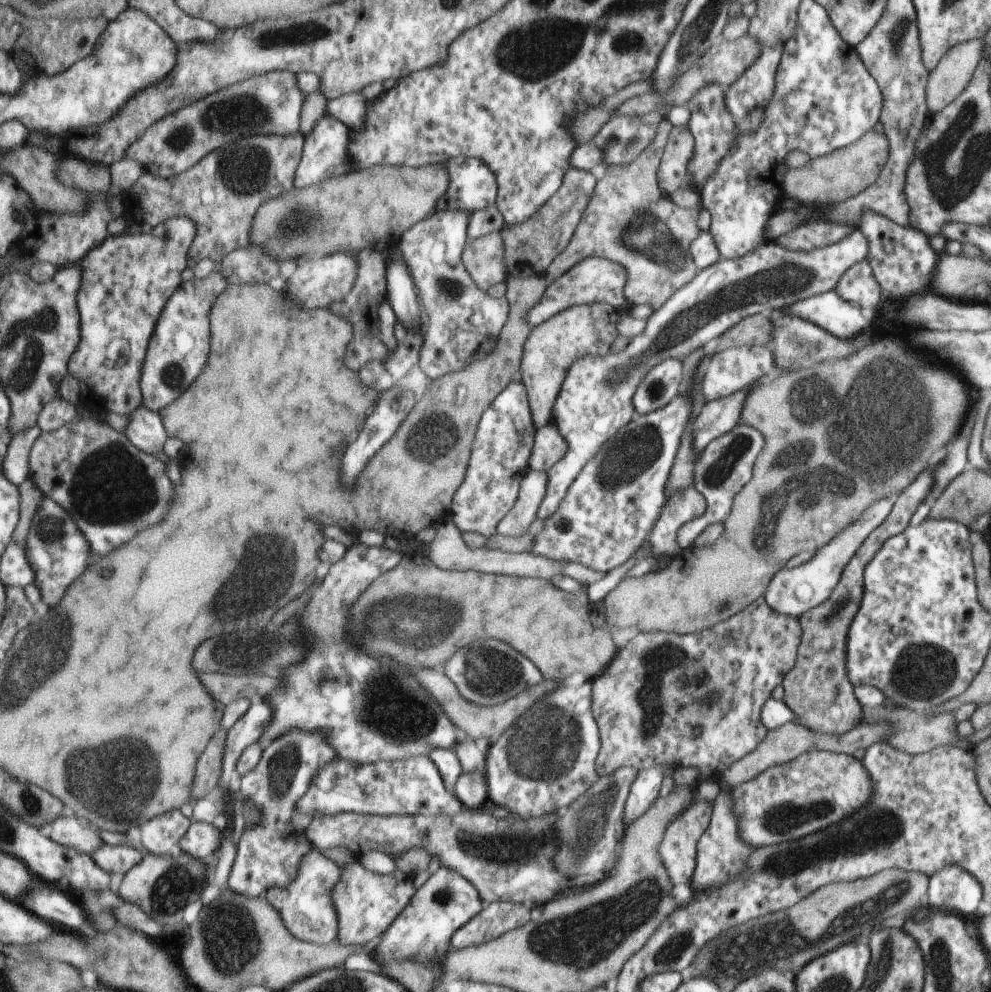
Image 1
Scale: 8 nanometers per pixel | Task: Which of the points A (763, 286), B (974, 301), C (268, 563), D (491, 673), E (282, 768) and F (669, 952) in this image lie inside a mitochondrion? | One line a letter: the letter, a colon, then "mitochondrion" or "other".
A: mitochondrion
B: other
C: mitochondrion
D: mitochondrion
E: mitochondrion
F: mitochondrion

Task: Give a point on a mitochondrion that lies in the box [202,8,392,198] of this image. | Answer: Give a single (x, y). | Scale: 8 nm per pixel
(299, 34)

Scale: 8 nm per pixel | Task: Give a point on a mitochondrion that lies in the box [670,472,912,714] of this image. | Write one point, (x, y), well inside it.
(830, 618)

